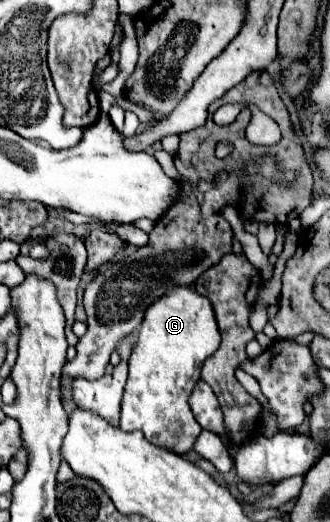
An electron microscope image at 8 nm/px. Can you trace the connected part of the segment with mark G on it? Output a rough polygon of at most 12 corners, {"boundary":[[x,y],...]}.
{"boundary":[[171,288],[145,312],[119,427],[191,452],[187,400],[219,348],[211,302]]}

